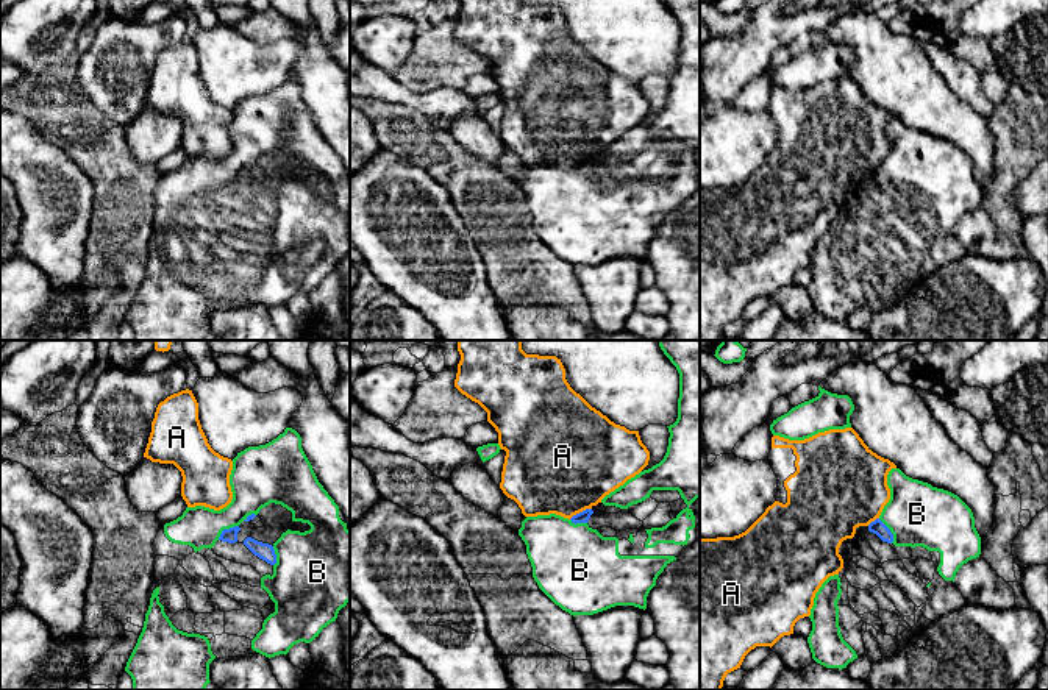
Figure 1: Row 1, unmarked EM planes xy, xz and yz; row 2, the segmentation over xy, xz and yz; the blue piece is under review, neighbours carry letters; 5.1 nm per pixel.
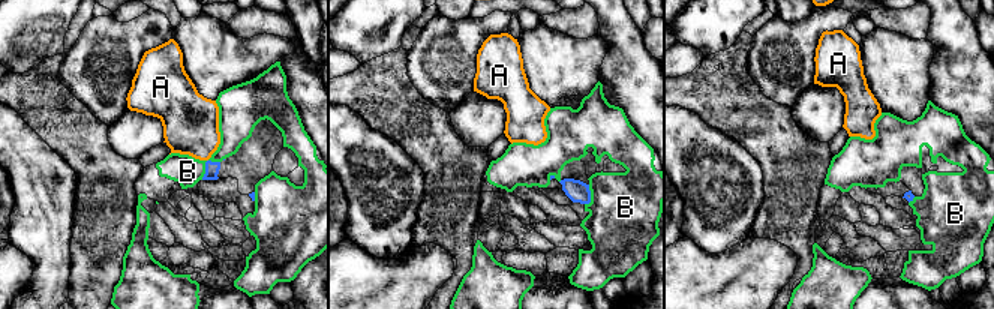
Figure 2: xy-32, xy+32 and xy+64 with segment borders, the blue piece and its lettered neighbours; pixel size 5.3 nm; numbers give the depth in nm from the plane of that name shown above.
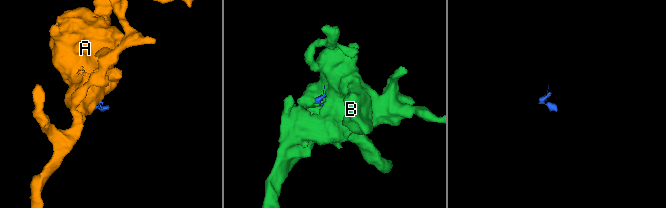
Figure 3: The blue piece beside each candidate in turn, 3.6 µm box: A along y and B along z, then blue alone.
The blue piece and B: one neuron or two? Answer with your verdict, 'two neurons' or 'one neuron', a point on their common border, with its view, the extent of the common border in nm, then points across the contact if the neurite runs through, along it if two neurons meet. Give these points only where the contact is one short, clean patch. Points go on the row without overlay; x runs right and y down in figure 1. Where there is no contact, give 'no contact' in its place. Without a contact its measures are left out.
one neuron | xy (225, 180) | 130 nm

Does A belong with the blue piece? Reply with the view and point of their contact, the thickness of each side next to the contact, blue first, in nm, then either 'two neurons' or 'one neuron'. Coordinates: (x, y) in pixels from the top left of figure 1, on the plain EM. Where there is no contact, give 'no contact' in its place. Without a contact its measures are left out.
contact xz (580, 163); calibres 60 and 480 nm; two neurons

